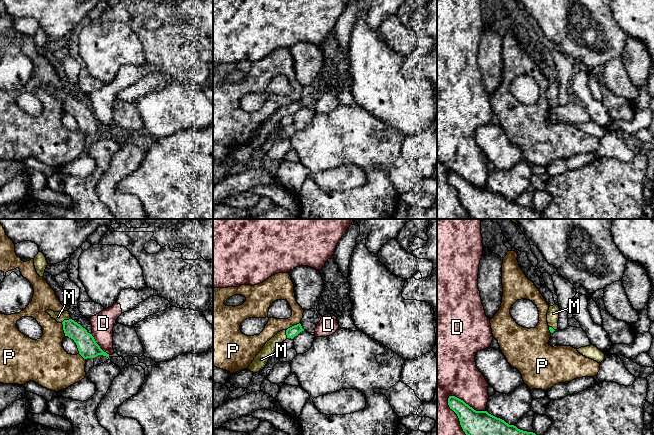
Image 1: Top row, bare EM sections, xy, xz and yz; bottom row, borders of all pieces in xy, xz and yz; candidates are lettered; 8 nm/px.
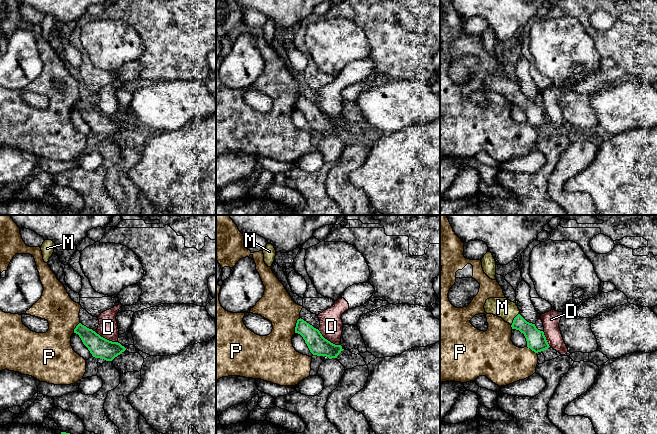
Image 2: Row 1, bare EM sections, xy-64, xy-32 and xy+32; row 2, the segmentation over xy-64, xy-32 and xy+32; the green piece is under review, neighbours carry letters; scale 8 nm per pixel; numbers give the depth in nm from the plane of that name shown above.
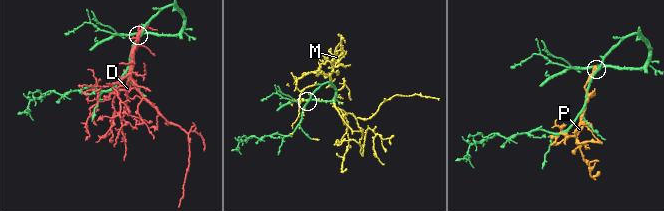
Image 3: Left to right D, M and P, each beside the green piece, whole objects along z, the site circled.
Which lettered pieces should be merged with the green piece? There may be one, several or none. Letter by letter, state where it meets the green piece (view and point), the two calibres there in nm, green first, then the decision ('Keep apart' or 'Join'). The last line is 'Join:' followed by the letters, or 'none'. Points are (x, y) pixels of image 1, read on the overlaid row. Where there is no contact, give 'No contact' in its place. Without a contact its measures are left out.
D: Touches green at yz (457, 415). Thickness 200 nm (green) against 260 nm. Keep apart
M: Touches green at xy (65, 320). Thickness 150 nm (green) against 80 nm. Join
P: Touches green at xz (292, 326). Thickness 90 nm (green) against 120 nm. Keep apart
Join: M

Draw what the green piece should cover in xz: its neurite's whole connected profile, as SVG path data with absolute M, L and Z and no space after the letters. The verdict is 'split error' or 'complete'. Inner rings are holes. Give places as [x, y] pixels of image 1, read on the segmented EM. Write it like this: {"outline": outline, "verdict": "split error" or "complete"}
{"outline": "M301 324L294 325L287 330L282 330L278 332L274 337L272 337L263 346L261 351L256 355L252 363L247 368L253 373L259 373L262 370L269 358L274 354L274 352L280 347L280 344L288 338L293 339L300 332L304 331Z", "verdict": "split error"}

